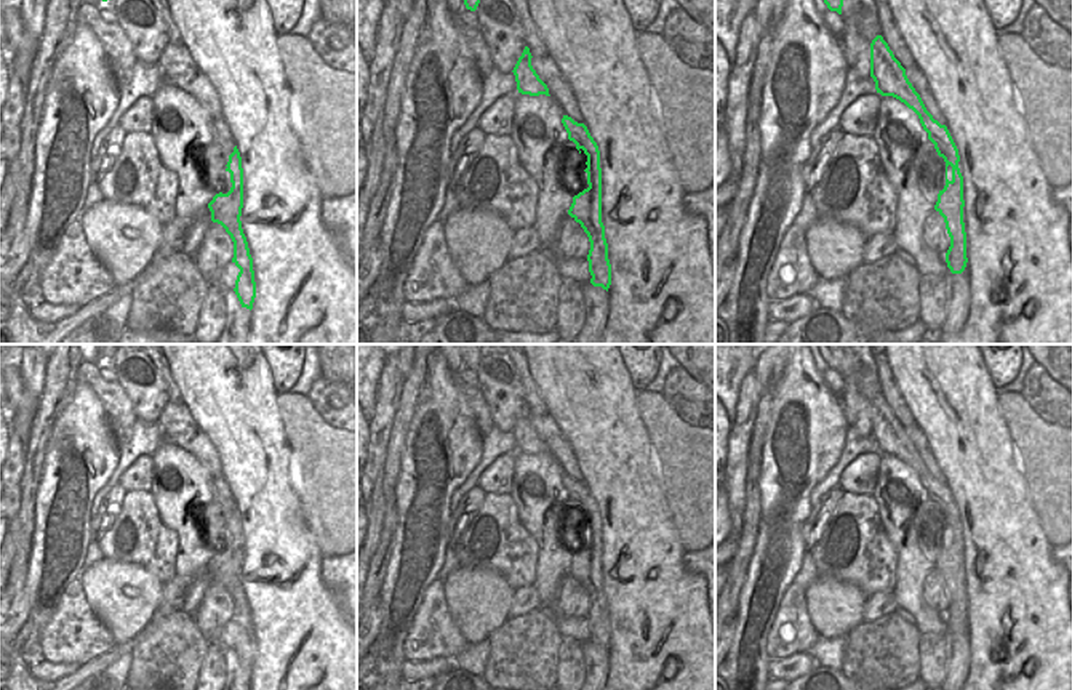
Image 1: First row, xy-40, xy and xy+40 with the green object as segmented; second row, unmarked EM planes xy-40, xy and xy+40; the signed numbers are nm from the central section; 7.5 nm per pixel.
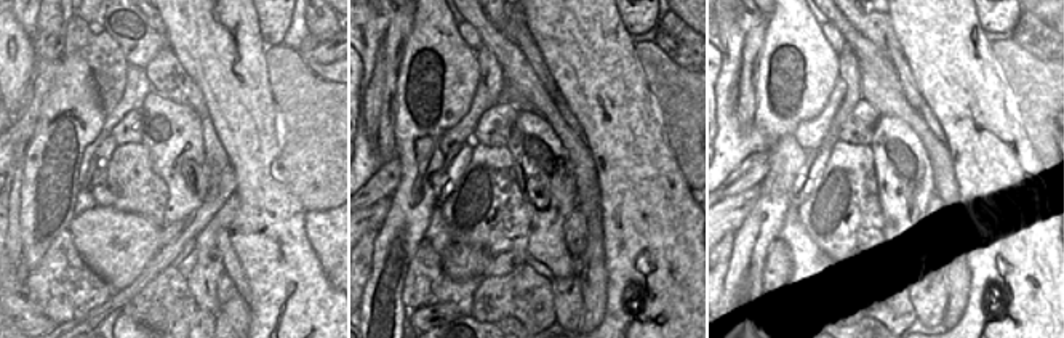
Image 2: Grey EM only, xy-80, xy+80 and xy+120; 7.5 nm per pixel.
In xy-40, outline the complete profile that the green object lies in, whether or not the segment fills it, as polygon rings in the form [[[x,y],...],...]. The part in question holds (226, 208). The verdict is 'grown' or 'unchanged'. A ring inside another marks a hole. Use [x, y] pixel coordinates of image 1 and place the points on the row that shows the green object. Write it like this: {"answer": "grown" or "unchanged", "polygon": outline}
{"answer": "unchanged", "polygon": [[[237,146],[229,155],[226,166],[226,171],[230,173],[232,187],[227,194],[216,194],[208,203],[208,208],[211,211],[211,221],[221,224],[234,242],[232,263],[240,269],[234,291],[242,307],[251,311],[256,298],[256,282],[253,258],[250,255],[248,242],[240,221],[243,208],[243,168]]]}

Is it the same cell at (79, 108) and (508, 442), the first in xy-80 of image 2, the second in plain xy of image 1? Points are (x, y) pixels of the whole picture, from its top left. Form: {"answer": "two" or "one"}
{"answer": "two"}

